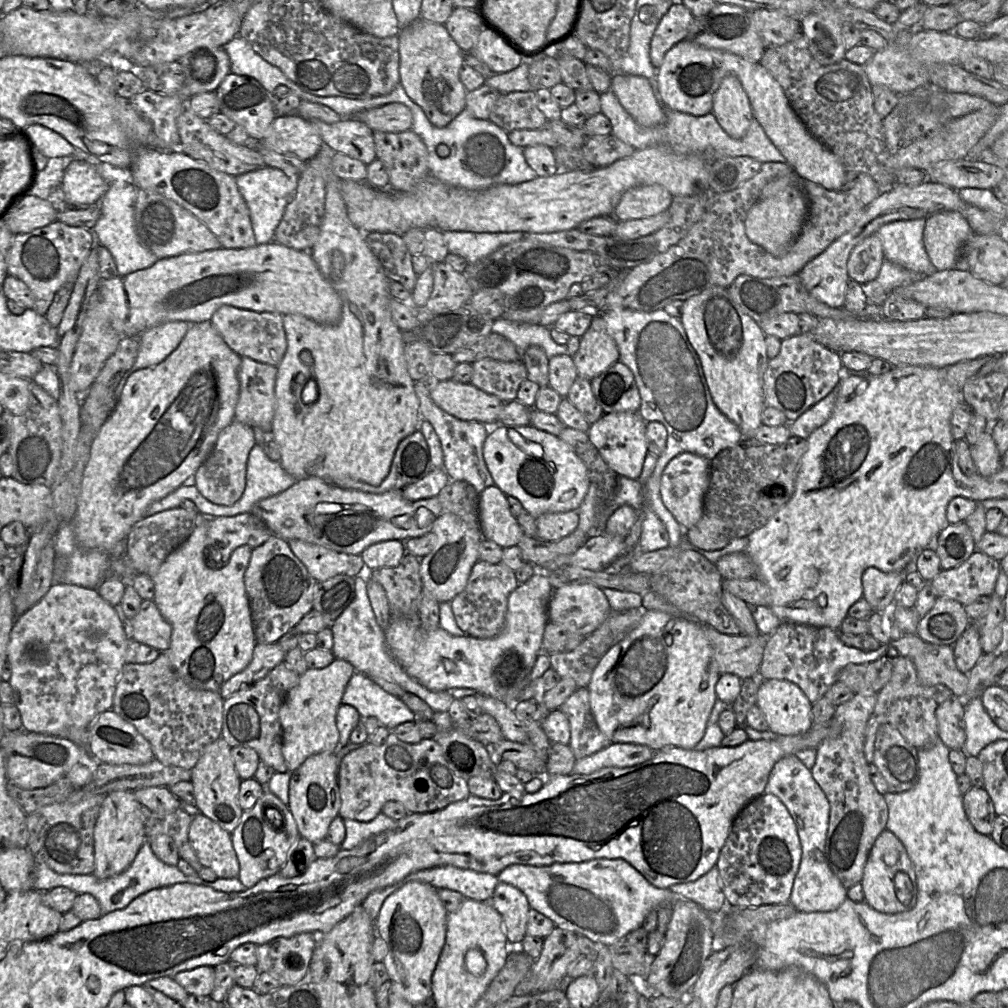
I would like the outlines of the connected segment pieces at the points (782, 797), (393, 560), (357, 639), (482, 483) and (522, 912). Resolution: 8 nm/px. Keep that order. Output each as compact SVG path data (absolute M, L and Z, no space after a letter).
M788 755L777 761L771 770L764 792L775 795L787 808L797 827L802 854L798 871L795 875L789 903L798 912L830 912L838 909L847 897L847 890L835 873L831 870L826 856L825 844L829 826L830 804L814 780L811 771L804 766L796 755Z
M386 540L368 546L360 556L367 568L374 571L398 566L405 554L404 541Z
M355 577L355 596L350 605L330 627L333 632L332 653L336 659L349 662L355 670L368 677L381 677L398 684L404 691L418 696L436 713L448 712L455 699L448 691L431 691L409 676L392 656L384 635L384 630L377 624L367 594L367 585L360 577Z
M415 382L414 390L419 400L420 416L428 421L436 432L443 451L443 469L451 480L465 481L480 494L484 489L495 485L483 457L483 444L490 428L476 421L460 420L442 409L431 399L430 391L423 382Z
M500 882L495 887L490 904L503 919L503 929L510 945L520 945L526 936L530 905L526 895L515 886Z

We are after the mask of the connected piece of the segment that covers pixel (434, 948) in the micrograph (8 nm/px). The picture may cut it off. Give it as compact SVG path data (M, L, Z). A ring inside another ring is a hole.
M408 882L385 899L375 920L375 931L378 931L388 946L383 964L392 985L397 984L398 993L413 1005L432 999L431 979L445 943L448 912L439 898L437 890L428 883Z

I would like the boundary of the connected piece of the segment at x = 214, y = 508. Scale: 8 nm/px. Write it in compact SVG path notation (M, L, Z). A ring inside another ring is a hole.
M255 444L254 447L252 447L247 460L246 486L241 498L235 504L230 506L213 504L200 494L194 484L189 486L183 485L164 498L153 502L145 511L143 519L168 509L180 507L181 502L186 499L194 502L198 512L207 518L236 516L238 514L251 512L257 502L284 492L296 481L298 480L288 474L279 461L272 461L267 457L262 445Z

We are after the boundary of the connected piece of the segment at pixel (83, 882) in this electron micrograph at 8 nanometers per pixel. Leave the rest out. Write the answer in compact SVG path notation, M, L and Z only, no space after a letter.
M149 840L143 843L133 862L125 871L110 878L98 879L92 874L58 874L40 862L36 862L33 875L33 888L41 892L47 892L53 888L63 886L73 890L77 894L92 894L99 903L101 916L125 908L136 897L150 890L177 883L204 885L216 891L223 892L242 892L246 889L238 877L230 879L217 878L214 882L207 882L198 875L188 876L183 874L177 866L168 865L159 860L153 853Z

